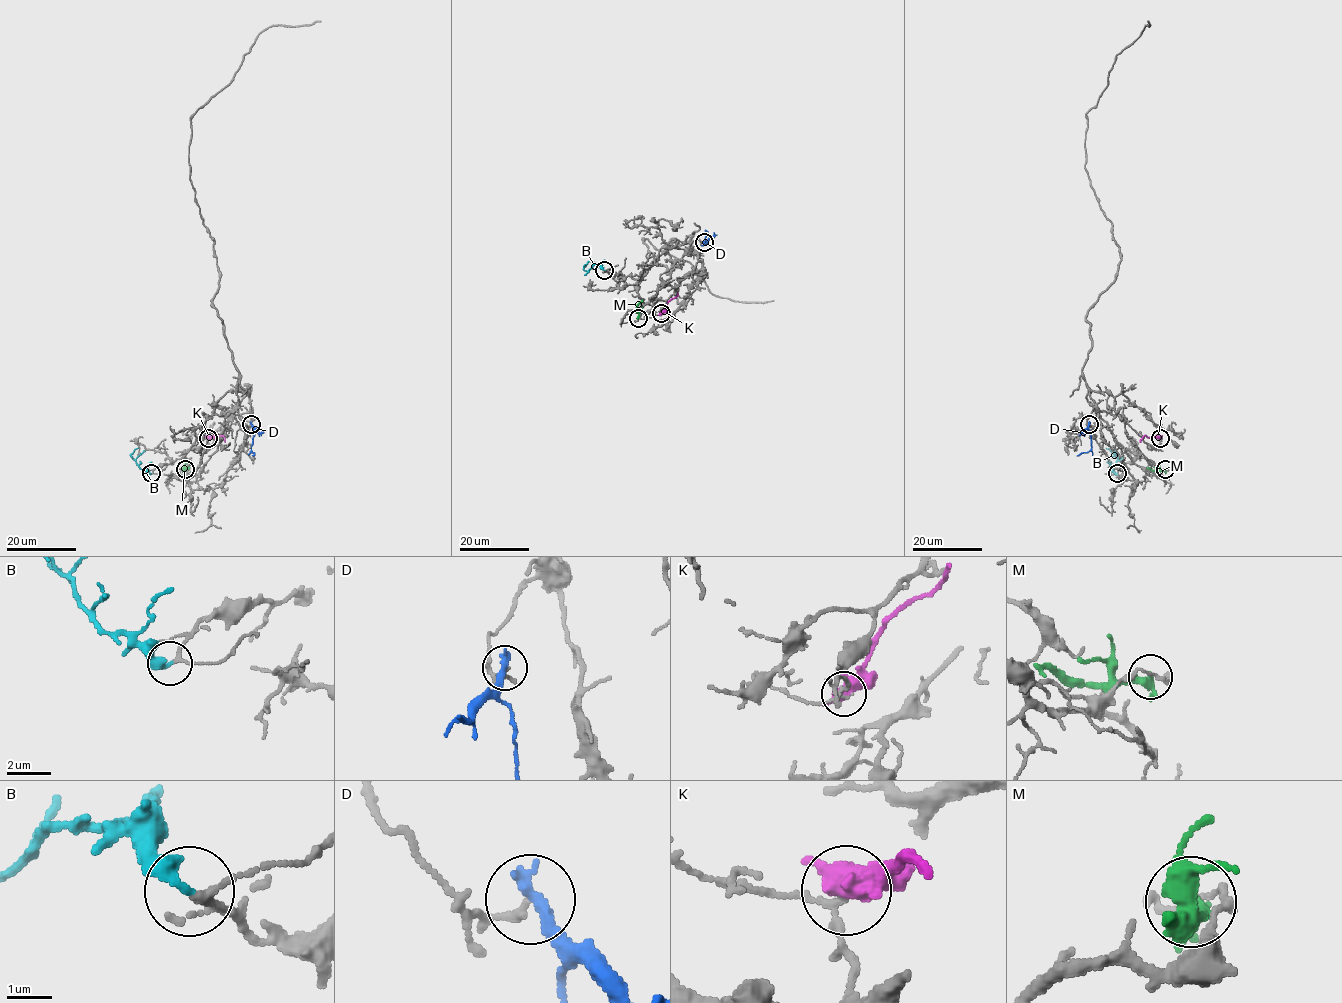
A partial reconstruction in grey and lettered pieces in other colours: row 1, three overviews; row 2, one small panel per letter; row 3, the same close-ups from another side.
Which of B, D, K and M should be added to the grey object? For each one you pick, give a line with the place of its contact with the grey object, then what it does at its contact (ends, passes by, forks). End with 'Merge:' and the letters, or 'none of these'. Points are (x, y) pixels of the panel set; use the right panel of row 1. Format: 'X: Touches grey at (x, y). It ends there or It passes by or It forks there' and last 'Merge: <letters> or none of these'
B: Touches grey at (1117, 473). It ends there
Merge: B

